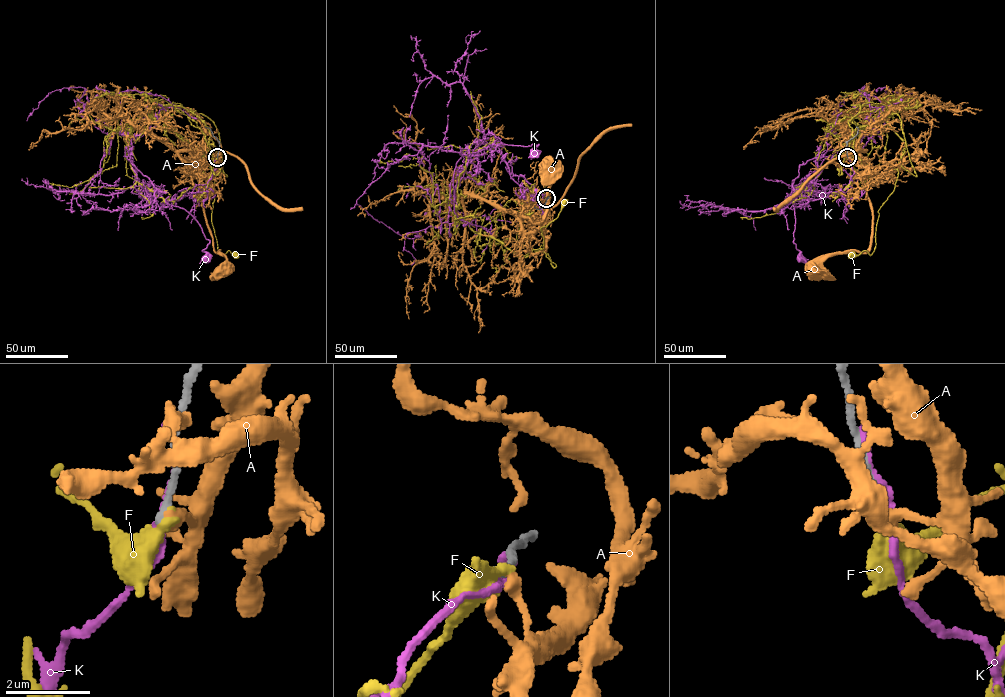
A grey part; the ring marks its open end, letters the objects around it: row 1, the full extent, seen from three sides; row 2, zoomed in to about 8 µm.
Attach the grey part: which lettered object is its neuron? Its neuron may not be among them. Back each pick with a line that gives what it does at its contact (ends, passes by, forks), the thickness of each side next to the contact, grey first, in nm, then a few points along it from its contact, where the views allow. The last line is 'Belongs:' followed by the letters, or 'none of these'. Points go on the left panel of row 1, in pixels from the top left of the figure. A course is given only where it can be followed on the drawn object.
Belongs: none of these

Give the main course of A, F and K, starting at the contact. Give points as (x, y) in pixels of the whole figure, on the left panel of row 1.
A: (217, 157), (216, 169), (193, 177), (192, 180), (201, 202), (213, 249), (225, 258), (226, 263), (220, 271)
F: (217, 157), (209, 128), (194, 113), (153, 106), (151, 113), (209, 166), (218, 250), (235, 254)
K: (217, 156), (205, 191), (184, 193), (178, 200), (166, 201), (185, 209), (209, 241), (203, 250), (203, 258)

